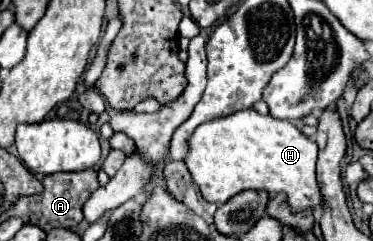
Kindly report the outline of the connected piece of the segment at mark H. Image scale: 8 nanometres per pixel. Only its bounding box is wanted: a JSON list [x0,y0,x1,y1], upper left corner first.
[184,108,322,212]

